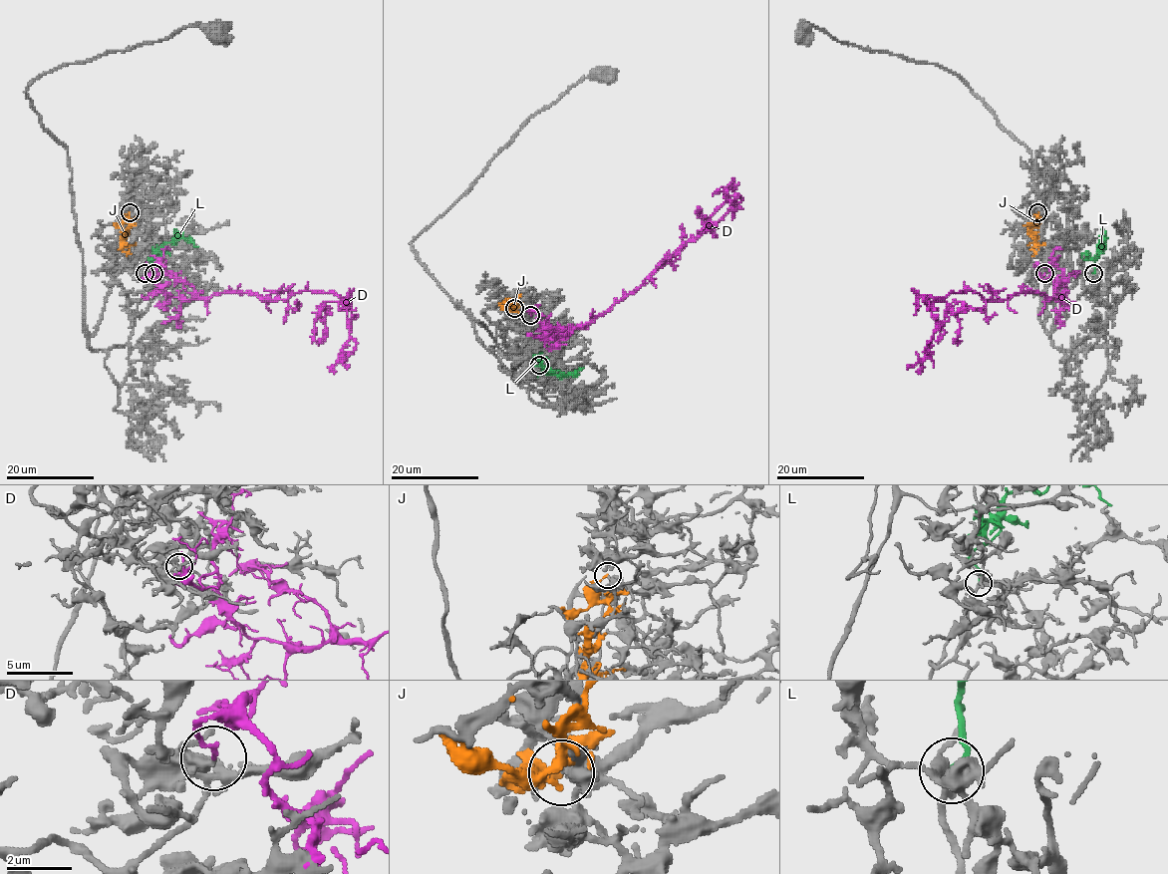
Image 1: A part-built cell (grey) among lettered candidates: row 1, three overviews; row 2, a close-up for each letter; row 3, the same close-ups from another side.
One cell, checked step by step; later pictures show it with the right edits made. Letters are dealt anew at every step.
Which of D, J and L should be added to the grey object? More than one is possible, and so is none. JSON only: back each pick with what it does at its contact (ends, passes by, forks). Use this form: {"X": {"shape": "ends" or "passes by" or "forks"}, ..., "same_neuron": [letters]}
{"L": {"shape": "ends"}, "same_neuron": ["L"]}

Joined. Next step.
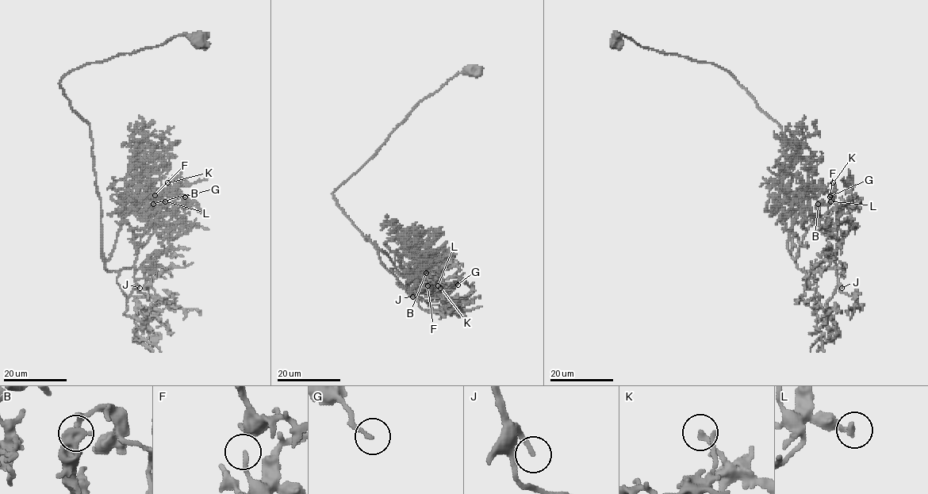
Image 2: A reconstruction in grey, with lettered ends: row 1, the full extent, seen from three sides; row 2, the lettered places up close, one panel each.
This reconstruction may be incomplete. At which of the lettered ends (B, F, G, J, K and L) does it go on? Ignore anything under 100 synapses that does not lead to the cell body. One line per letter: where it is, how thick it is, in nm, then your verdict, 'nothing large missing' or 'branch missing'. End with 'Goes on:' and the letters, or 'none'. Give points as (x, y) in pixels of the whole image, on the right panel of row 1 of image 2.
B: place (818, 204); calibre 200 nm; nothing large missing
F: place (830, 195); calibre 100 nm; nothing large missing
G: place (830, 197); calibre 160 nm; nothing large missing
J: place (841, 288); calibre 200 nm; branch missing
K: place (833, 182); calibre 150 nm; nothing large missing
L: place (830, 201); calibre 240 nm; nothing large missing
Goes on: J

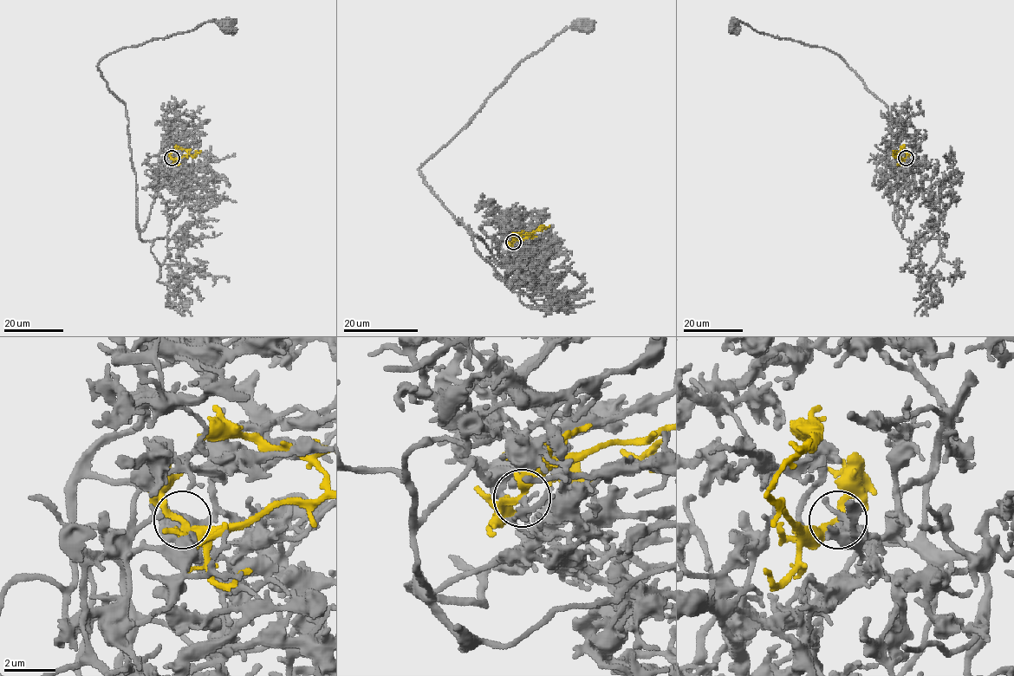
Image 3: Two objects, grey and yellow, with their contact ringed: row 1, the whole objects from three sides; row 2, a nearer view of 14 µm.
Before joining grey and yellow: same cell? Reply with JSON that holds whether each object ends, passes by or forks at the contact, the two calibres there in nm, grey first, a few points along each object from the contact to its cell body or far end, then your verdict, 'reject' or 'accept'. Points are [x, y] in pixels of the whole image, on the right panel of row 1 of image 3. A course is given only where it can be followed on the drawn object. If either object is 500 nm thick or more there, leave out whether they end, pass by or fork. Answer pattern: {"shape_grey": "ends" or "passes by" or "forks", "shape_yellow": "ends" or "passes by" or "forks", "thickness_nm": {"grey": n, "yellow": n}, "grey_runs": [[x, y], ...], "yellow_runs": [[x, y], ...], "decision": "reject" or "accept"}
{"shape_grey": "ends", "shape_yellow": "passes by", "thickness_nm": {"grey": 190, "yellow": 260}, "grey_runs": [[906, 158], [916, 152], [923, 185], [900, 230], [888, 107], [836, 53], [737, 21], [731, 26]], "yellow_runs": [[906, 157], [901, 158], [898, 154], [904, 146]], "decision": "accept"}

